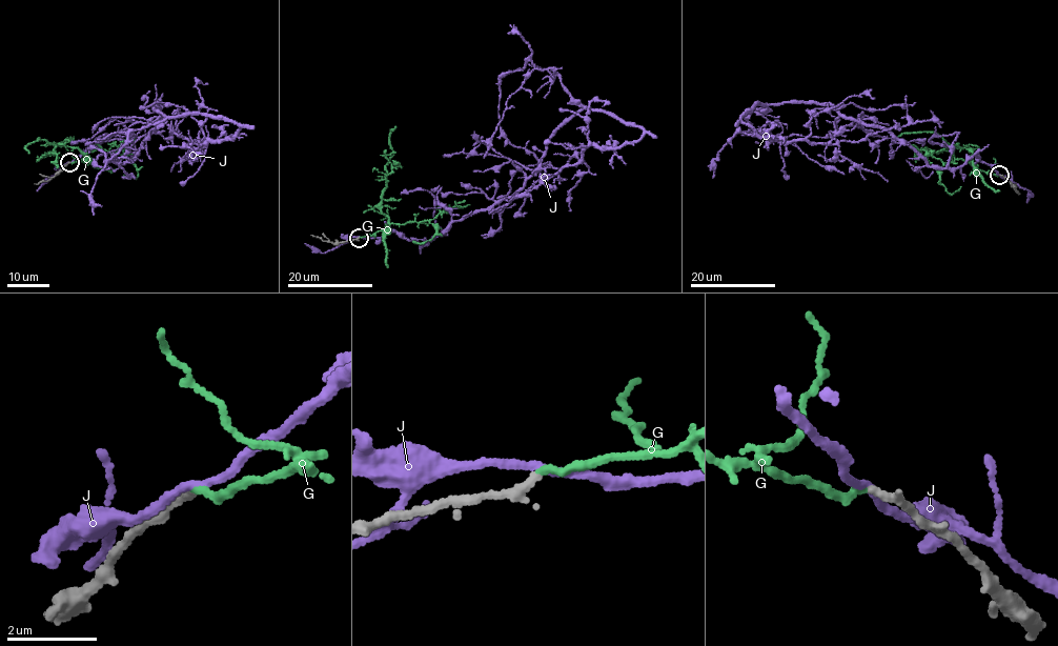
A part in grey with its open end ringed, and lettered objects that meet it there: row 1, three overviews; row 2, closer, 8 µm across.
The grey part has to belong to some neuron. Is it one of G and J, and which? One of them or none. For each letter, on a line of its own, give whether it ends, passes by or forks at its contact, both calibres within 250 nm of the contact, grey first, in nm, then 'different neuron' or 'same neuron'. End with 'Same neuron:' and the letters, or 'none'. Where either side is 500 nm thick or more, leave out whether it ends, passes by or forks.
G: it ends | 190/140 nm | same neuron
J: it passes by | 190/160 nm | different neuron
Same neuron: G

